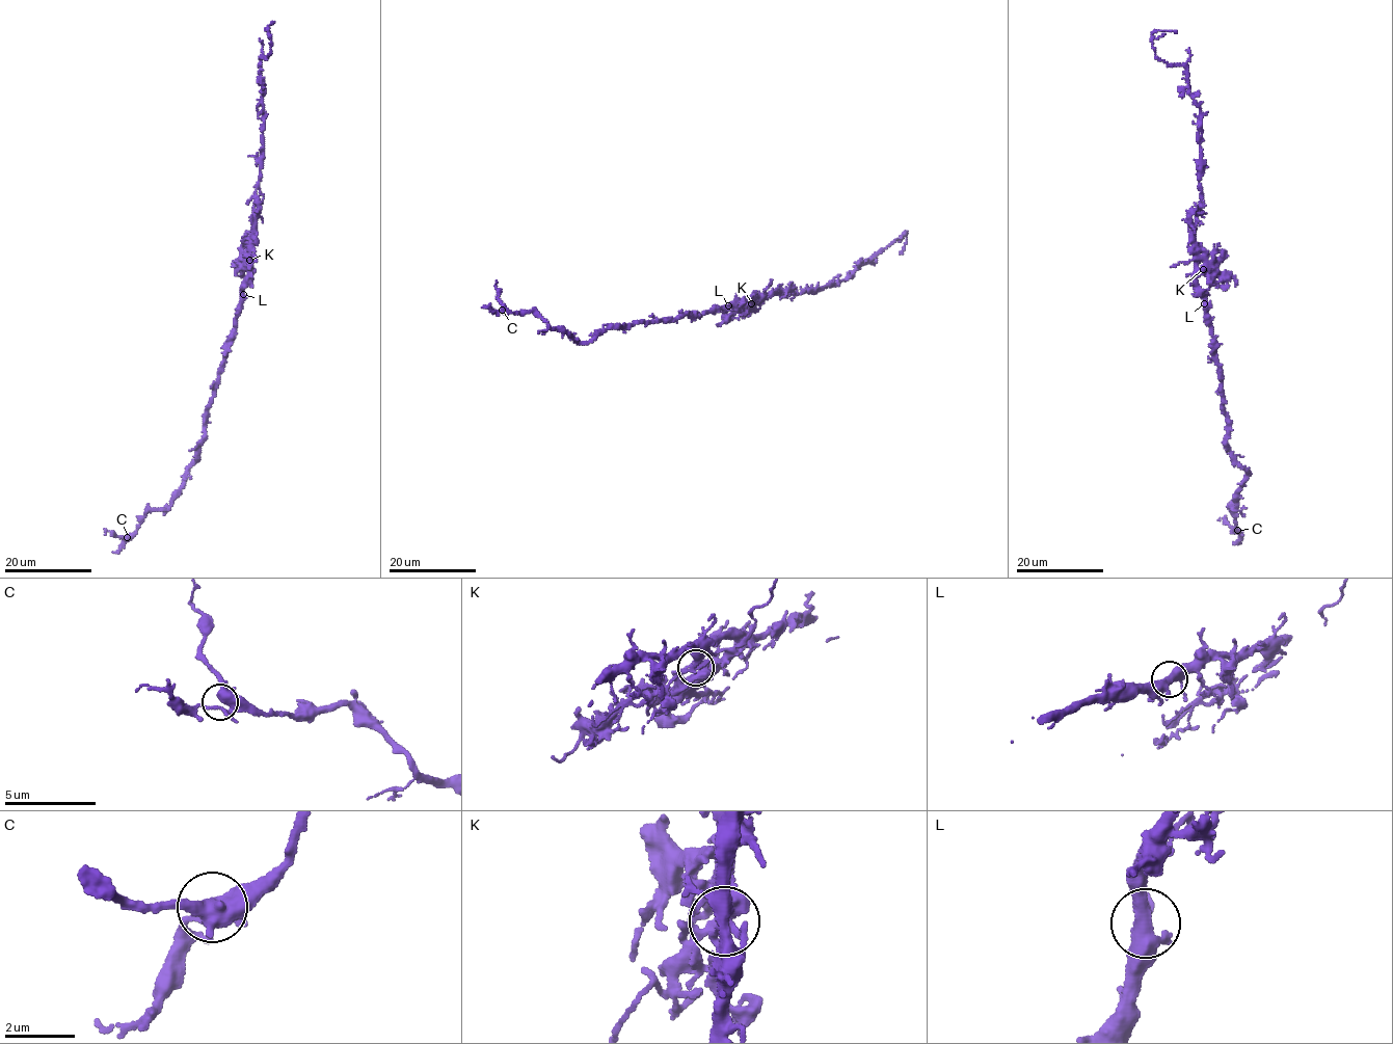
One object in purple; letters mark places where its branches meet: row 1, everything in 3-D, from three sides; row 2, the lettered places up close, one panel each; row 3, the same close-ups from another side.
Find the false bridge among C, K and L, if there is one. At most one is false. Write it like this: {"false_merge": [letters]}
{"false_merge": ["K"]}

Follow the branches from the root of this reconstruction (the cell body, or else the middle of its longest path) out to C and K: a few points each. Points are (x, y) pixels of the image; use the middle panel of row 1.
C: (726, 306), (671, 320), (608, 328), (588, 341), (581, 342), (553, 328), (532, 311), (516, 314), (502, 310)
K: (726, 306), (740, 300), (751, 298), (751, 302)

